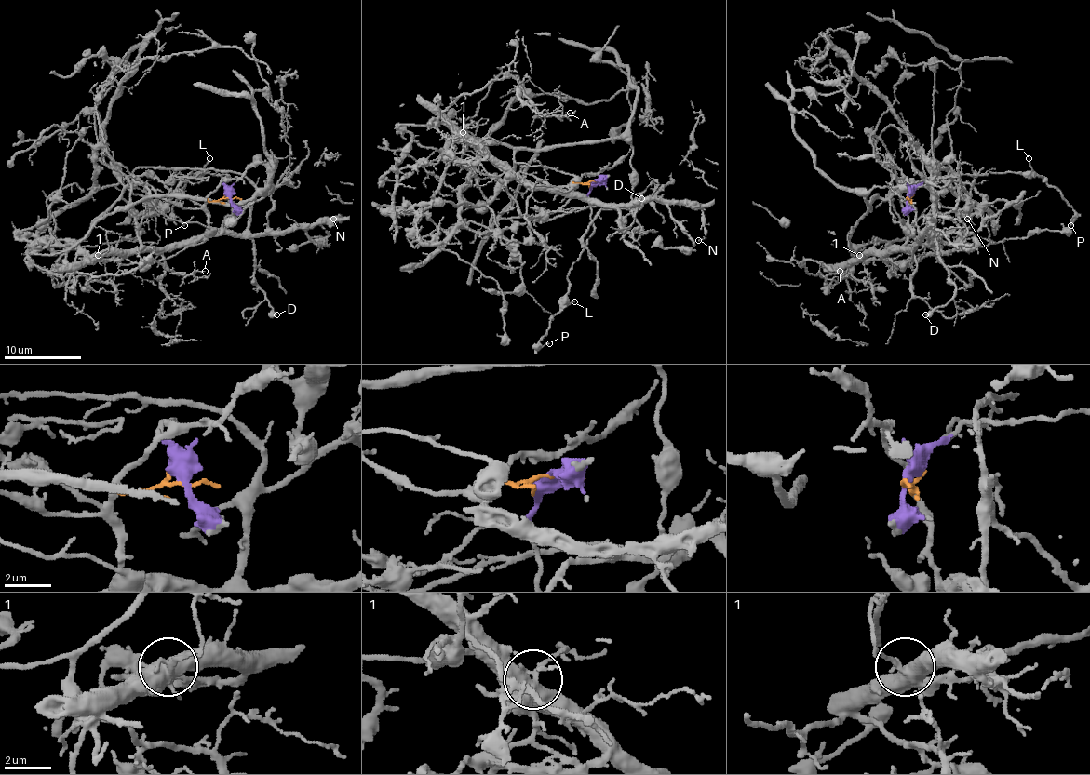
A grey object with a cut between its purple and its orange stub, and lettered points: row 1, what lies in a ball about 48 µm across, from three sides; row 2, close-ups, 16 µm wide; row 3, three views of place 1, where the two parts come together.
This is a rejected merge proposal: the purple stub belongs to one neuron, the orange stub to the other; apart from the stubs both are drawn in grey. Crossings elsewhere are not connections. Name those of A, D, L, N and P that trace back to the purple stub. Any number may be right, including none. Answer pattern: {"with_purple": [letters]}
{"with_purple": ["L", "P"]}

